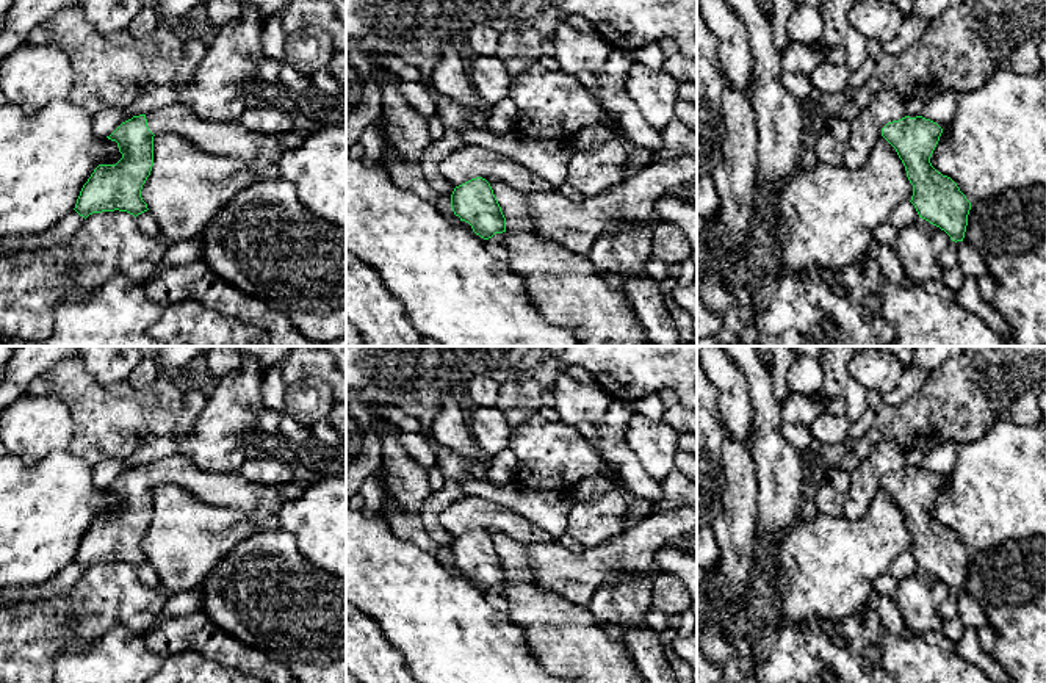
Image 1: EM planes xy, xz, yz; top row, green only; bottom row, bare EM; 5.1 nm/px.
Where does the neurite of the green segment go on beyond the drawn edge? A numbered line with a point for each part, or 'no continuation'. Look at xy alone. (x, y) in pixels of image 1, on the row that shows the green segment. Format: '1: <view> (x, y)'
1: xy (230, 140)

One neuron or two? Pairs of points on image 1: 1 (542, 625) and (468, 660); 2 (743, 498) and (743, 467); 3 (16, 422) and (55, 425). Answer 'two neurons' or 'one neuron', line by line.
1: two neurons
2: one neuron
3: one neuron

